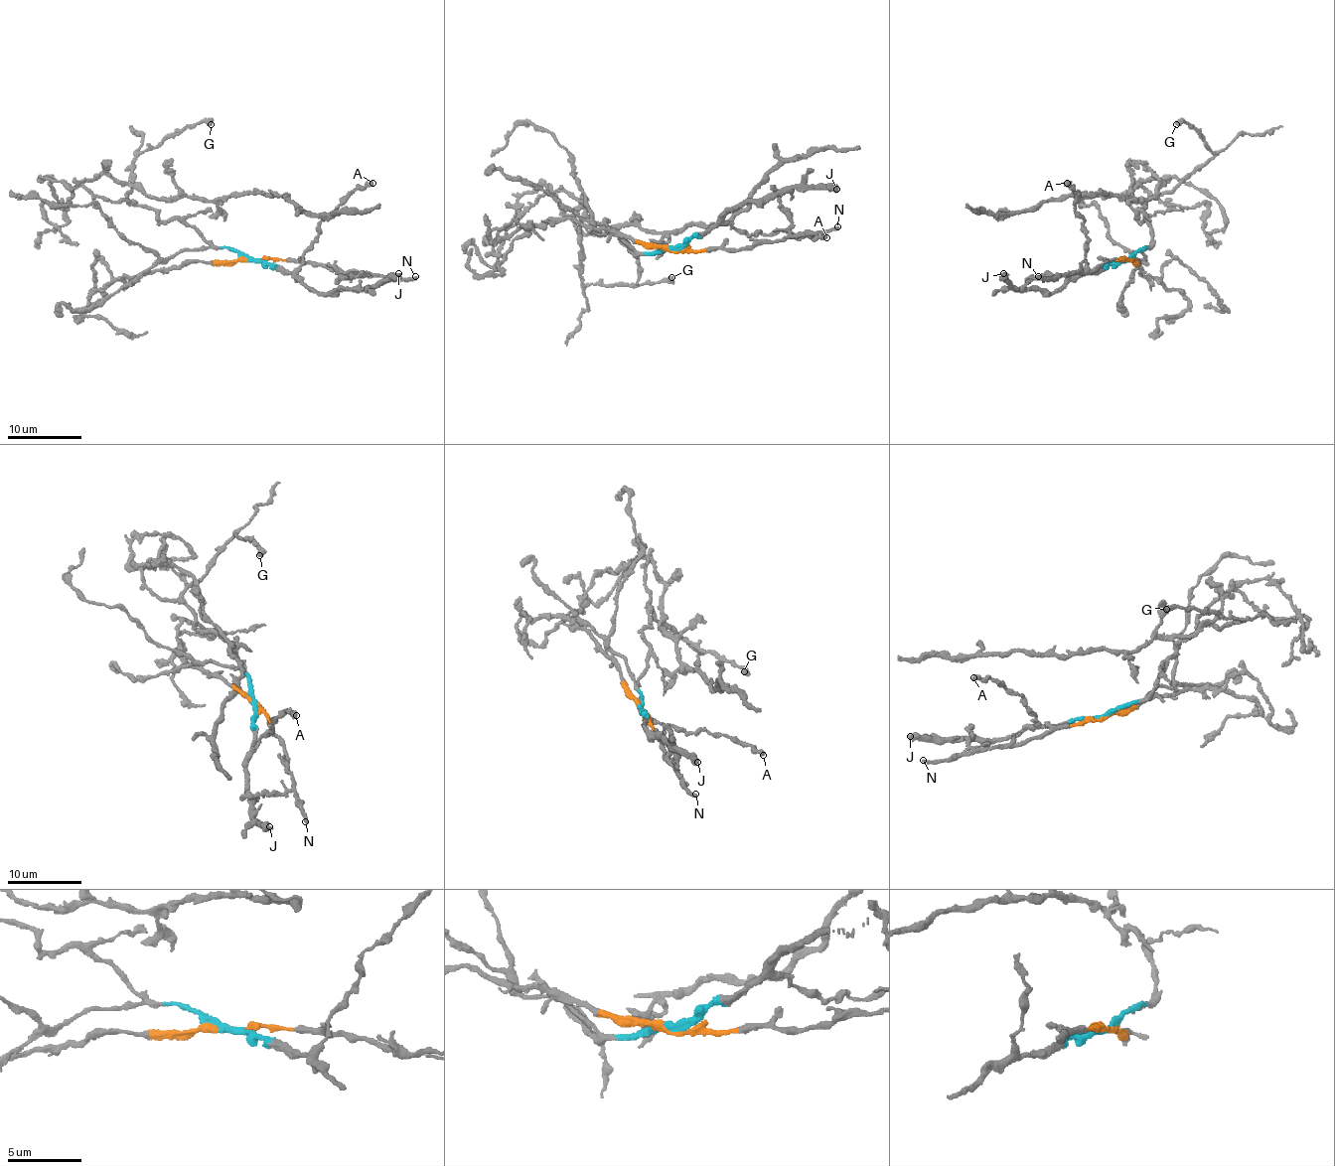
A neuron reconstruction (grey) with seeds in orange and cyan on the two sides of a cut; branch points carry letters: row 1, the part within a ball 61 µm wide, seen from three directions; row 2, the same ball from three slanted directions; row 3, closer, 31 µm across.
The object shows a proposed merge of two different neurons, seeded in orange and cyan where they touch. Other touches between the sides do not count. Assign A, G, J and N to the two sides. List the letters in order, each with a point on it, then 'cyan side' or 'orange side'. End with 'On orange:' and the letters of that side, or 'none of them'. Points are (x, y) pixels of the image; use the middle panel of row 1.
A: place (826, 237); cyan side
G: place (671, 277); cyan side
J: place (836, 189); cyan side
N: place (837, 226); orange side
On orange: N

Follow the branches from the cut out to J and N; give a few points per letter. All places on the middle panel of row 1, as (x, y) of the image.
J: (670, 249), (685, 247), (692, 237), (707, 234), (725, 212), (745, 201), (783, 195), (794, 188), (837, 190)
N: (670, 249), (747, 249), (762, 241), (783, 241), (787, 237), (828, 232), (837, 226)

